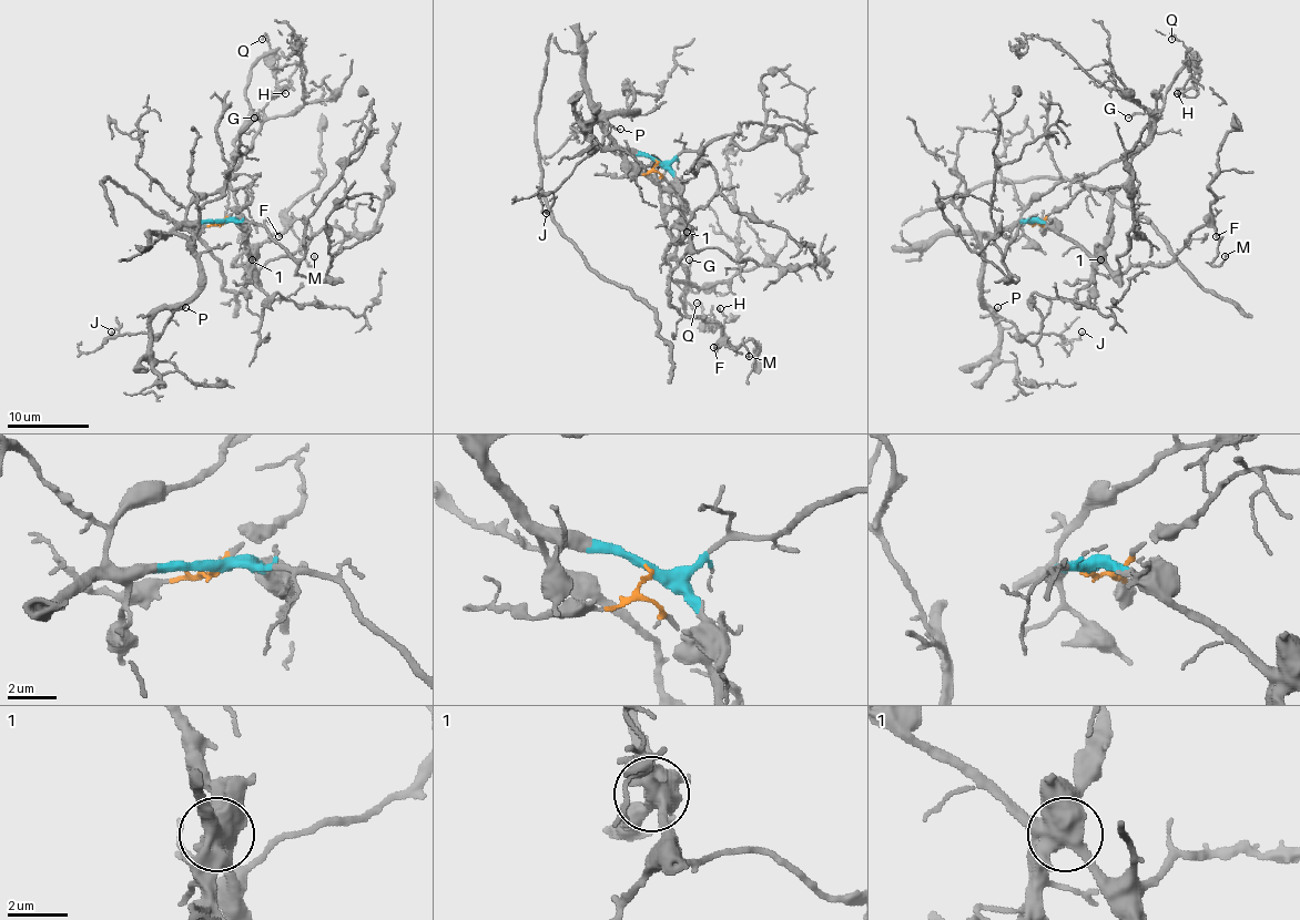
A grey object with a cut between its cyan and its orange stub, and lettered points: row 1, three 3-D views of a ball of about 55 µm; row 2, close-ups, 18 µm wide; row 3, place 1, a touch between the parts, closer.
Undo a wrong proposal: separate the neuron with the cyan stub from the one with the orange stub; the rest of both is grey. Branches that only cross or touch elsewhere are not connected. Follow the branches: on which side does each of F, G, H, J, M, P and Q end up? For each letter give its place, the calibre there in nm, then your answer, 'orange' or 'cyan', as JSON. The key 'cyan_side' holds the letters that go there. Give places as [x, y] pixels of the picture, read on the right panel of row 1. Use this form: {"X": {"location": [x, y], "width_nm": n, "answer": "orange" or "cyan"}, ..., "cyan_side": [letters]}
{"F": {"location": [1216, 236], "width_nm": 100, "answer": "cyan"}, "G": {"location": [1128, 118], "width_nm": 110, "answer": "orange"}, "H": {"location": [1177, 93], "width_nm": 170, "answer": "orange"}, "J": {"location": [1082, 331], "width_nm": 120, "answer": "cyan"}, "M": {"location": [1225, 256], "width_nm": 130, "answer": "cyan"}, "P": {"location": [997, 307], "width_nm": 90, "answer": "cyan"}, "Q": {"location": [1171, 39], "width_nm": 140, "answer": "orange"}, "cyan_side": ["F", "J", "M", "P"]}

